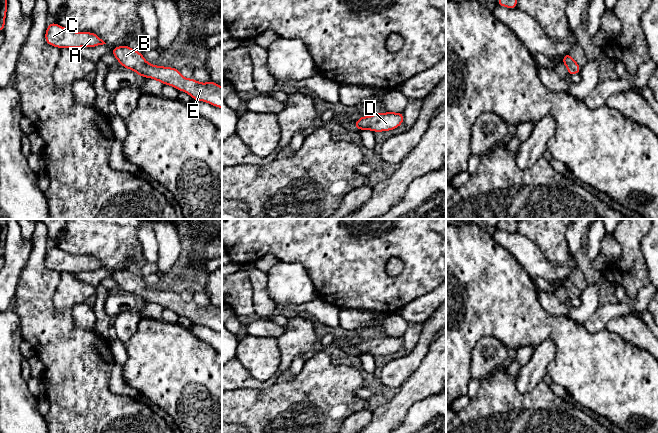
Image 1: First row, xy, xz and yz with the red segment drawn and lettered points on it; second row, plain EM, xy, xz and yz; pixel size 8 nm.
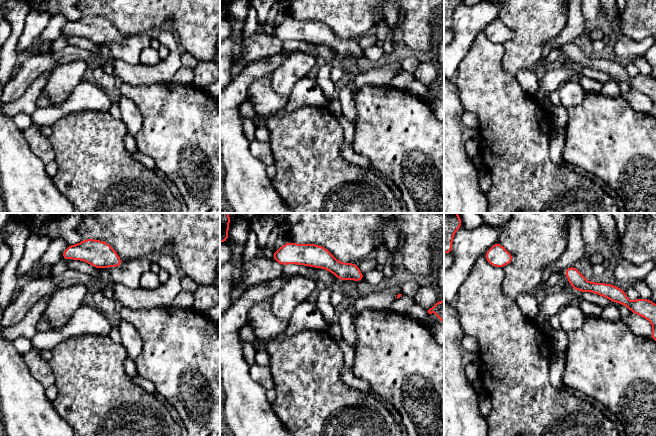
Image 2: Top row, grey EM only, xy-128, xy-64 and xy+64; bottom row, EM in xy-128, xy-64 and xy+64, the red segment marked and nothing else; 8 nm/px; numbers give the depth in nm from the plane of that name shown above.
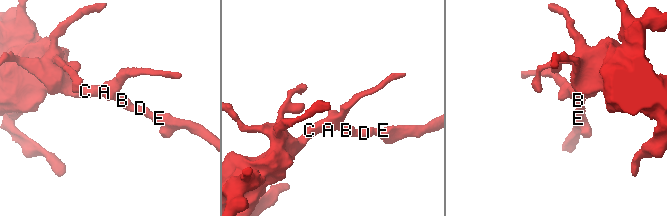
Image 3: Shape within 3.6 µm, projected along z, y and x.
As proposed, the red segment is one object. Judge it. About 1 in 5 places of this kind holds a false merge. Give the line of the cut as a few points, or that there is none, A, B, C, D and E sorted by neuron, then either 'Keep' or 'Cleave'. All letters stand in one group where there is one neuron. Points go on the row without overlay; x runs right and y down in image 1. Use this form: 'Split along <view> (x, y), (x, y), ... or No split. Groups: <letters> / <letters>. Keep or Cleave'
No split. Groups: A B C D E. Keep

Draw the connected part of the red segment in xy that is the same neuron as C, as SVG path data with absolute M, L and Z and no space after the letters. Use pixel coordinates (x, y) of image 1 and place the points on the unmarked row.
M56 246L49 247L45 256L45 266L59 273L97 271L106 268L97 258L93 256L75 256Z

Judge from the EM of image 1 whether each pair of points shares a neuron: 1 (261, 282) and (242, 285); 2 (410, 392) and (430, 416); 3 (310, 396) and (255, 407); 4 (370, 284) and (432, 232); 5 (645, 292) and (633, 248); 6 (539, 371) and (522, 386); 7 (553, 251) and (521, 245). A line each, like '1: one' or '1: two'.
1: two
2: two
3: one
4: one
5: two
6: one
7: two

